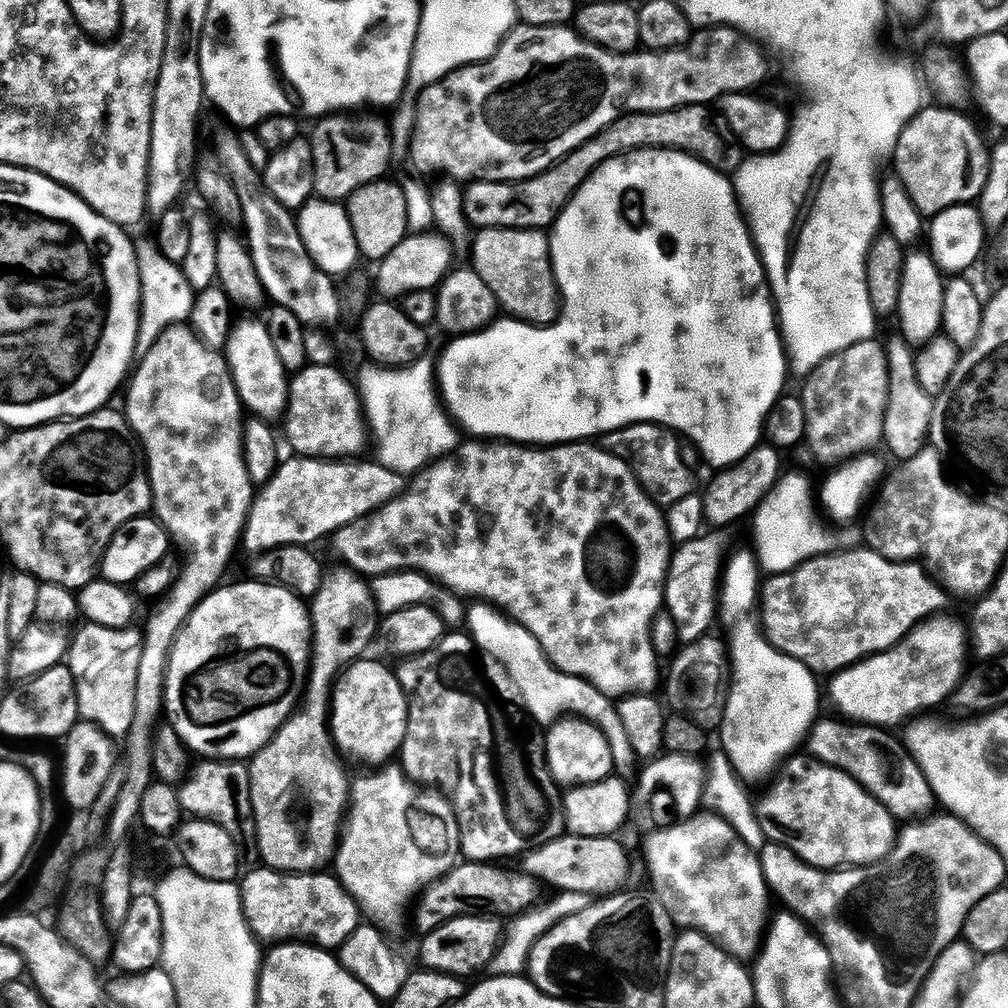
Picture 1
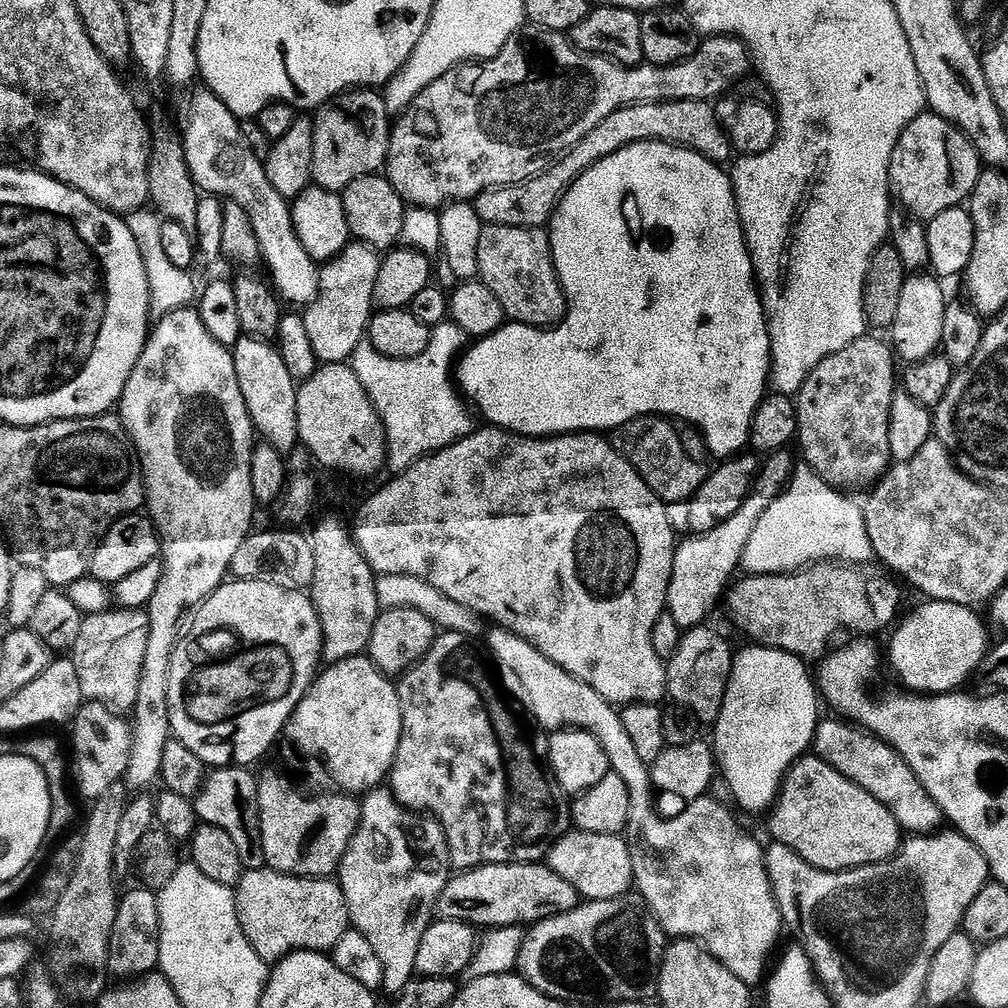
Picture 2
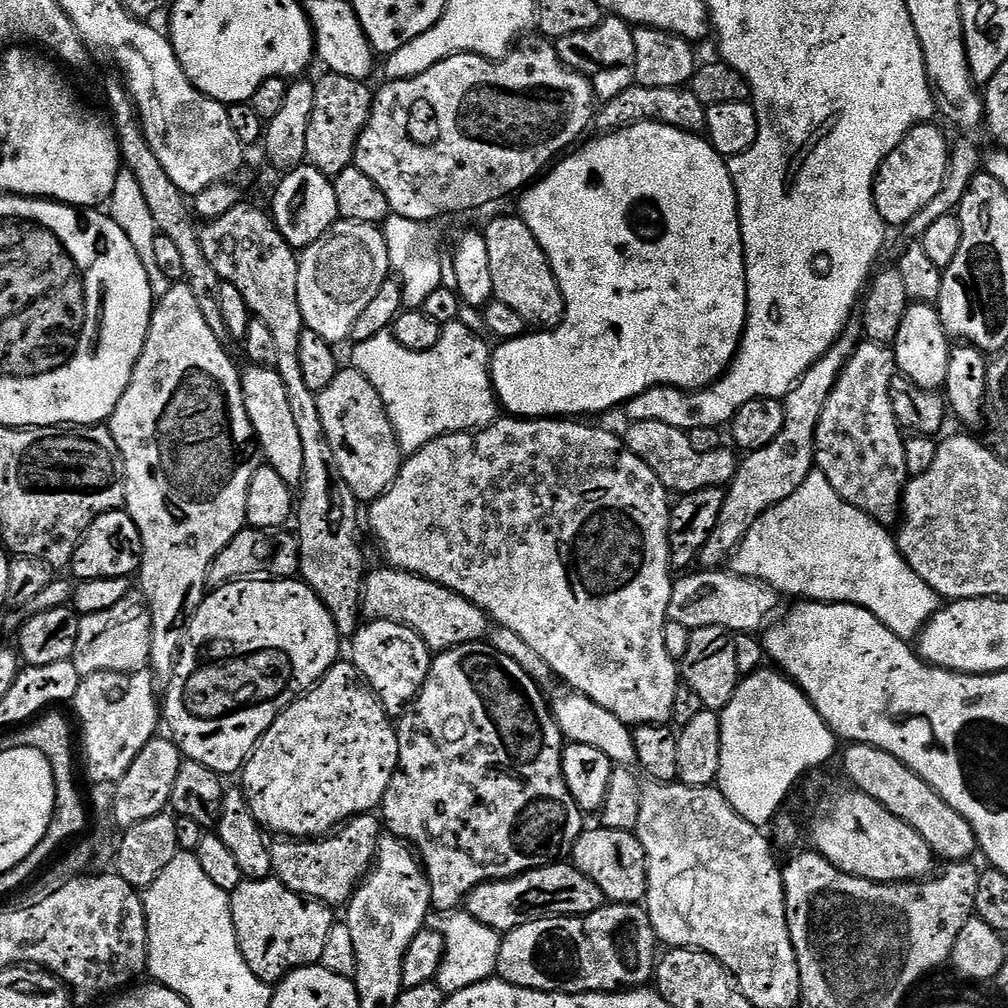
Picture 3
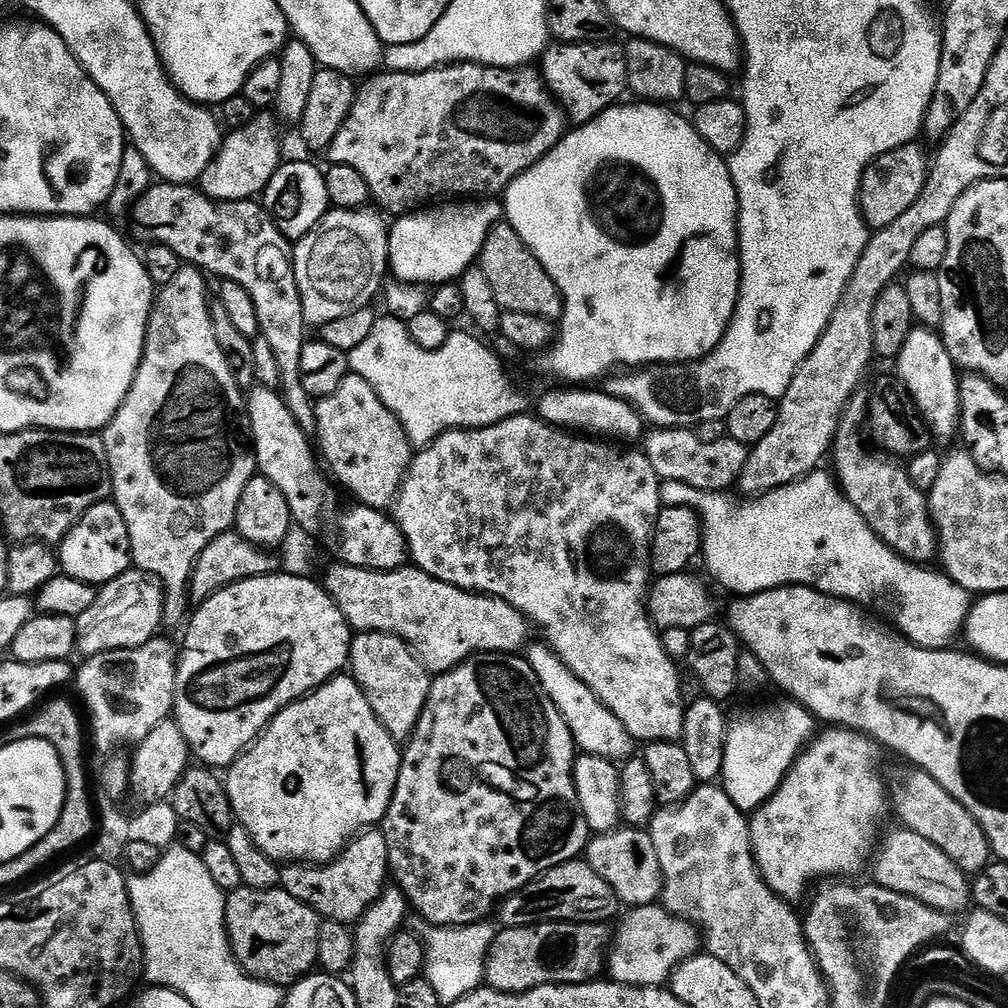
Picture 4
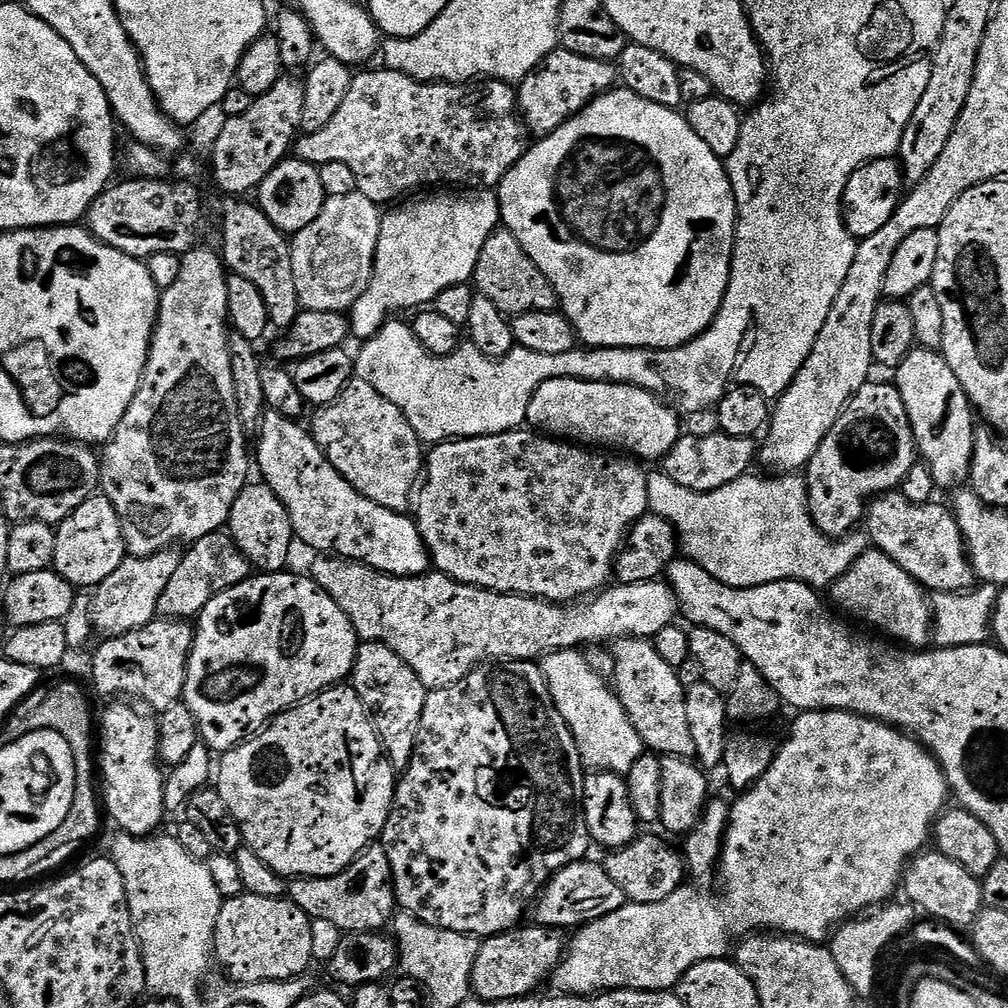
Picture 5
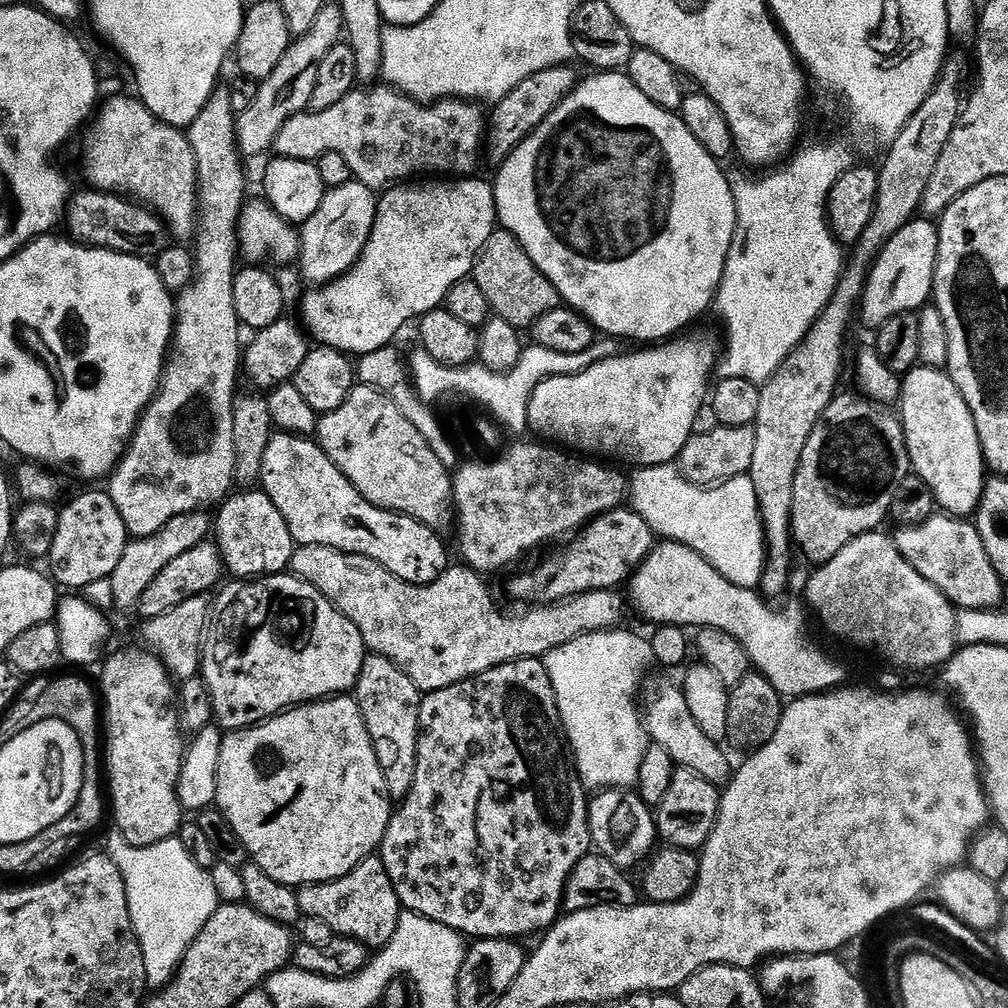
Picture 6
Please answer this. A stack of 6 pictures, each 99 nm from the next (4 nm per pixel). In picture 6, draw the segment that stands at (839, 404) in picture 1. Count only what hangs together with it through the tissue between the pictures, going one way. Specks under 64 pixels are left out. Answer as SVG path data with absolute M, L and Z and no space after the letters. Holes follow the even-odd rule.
M937 514L921 524L906 524L895 529L894 539L902 558L926 578L934 582L957 609L999 609L1002 585L971 519Z

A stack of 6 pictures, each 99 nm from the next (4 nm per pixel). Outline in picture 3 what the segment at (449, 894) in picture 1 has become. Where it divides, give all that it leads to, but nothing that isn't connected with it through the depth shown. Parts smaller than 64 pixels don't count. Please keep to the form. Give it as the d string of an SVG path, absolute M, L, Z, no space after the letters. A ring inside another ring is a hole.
M571 862L547 864L545 868L535 868L523 872L521 876L512 876L508 880L492 880L489 884L480 884L468 895L466 911L483 926L493 928L501 934L514 930L518 926L526 926L539 920L553 920L563 916L589 916L594 910L604 907L606 901L602 890L598 890L595 882L590 882L582 870L578 870Z

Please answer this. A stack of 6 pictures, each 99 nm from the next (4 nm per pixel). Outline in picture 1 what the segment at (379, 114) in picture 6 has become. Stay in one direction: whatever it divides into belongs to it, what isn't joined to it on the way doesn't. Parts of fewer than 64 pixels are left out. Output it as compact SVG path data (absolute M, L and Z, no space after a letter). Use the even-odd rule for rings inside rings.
M520 24L519 26L512 29L508 33L507 38L500 44L500 49L493 54L490 59L483 60L481 64L468 64L465 68L457 68L456 71L452 72L446 78L439 80L437 84L431 84L425 92L421 92L418 99L415 101L416 104L416 129L412 132L412 164L420 172L425 172L428 176L440 176L436 178L447 178L452 182L475 182L478 180L489 180L490 182L511 182L511 180L528 180L531 176L537 176L546 171L547 168L552 167L553 164L564 159L565 156L569 156L574 150L578 150L578 146L582 146L590 138L594 138L602 130L606 130L616 120L620 119L621 116L626 116L634 112L669 112L675 108L685 108L691 104L703 104L705 106L715 105L723 96L729 96L735 92L742 92L745 94L751 93L753 90L759 89L766 80L764 75L764 56L766 52L763 47L757 41L753 40L751 36L745 36L743 32L740 32L736 28L725 28L723 26L713 26L711 28L701 28L693 35L692 39L684 45L683 48L675 48L669 52L649 52L647 50L637 50L630 53L622 52L607 52L604 48L599 48L596 44L591 44L589 40L584 39L579 32L576 31L575 27L565 26L559 28L558 26L530 26L529 24Z

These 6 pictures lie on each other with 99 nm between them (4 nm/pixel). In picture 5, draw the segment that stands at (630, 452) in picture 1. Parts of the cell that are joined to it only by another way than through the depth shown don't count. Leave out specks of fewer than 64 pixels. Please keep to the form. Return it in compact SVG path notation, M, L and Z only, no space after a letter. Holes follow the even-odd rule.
M724 432L710 434L710 438L694 438L681 435L680 441L664 455L662 471L678 486L686 486L686 490L695 492L713 492L722 486L730 486L738 478L749 475L748 468L758 456L758 444L753 437L734 438Z

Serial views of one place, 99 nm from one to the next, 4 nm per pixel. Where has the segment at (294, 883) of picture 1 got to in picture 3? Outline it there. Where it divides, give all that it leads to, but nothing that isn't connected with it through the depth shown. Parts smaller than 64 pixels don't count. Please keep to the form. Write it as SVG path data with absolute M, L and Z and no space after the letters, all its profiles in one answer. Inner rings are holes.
M275 878L267 880L245 880L230 893L232 901L232 921L242 950L242 958L251 964L252 972L262 982L275 986L293 968L310 968L319 965L326 938L334 923L333 909L320 900L310 900L290 890L282 881Z

